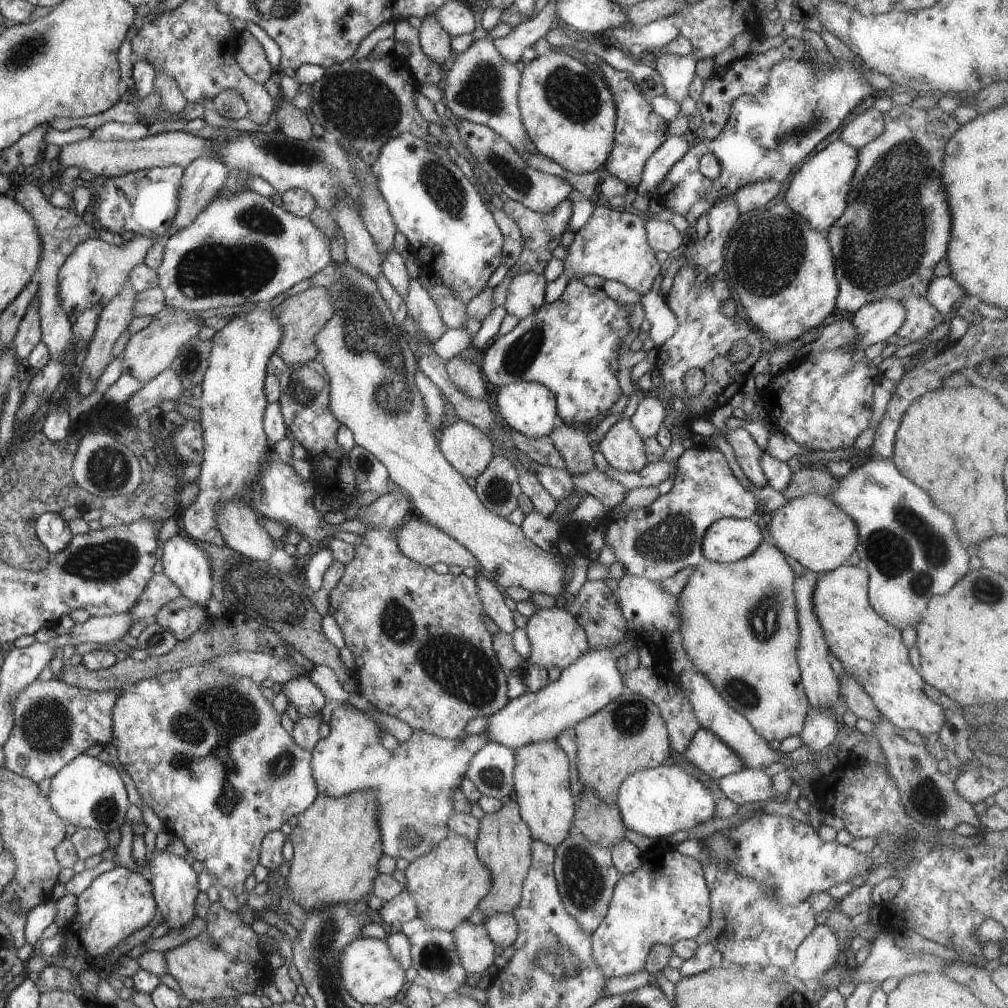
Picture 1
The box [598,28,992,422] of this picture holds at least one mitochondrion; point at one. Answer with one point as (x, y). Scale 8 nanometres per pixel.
(883, 248)

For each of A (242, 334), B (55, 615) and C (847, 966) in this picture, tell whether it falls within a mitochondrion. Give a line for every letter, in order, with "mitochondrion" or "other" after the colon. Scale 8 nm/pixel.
A: other
B: other
C: other

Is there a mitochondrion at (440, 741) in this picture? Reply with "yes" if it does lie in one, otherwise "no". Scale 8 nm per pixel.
no

